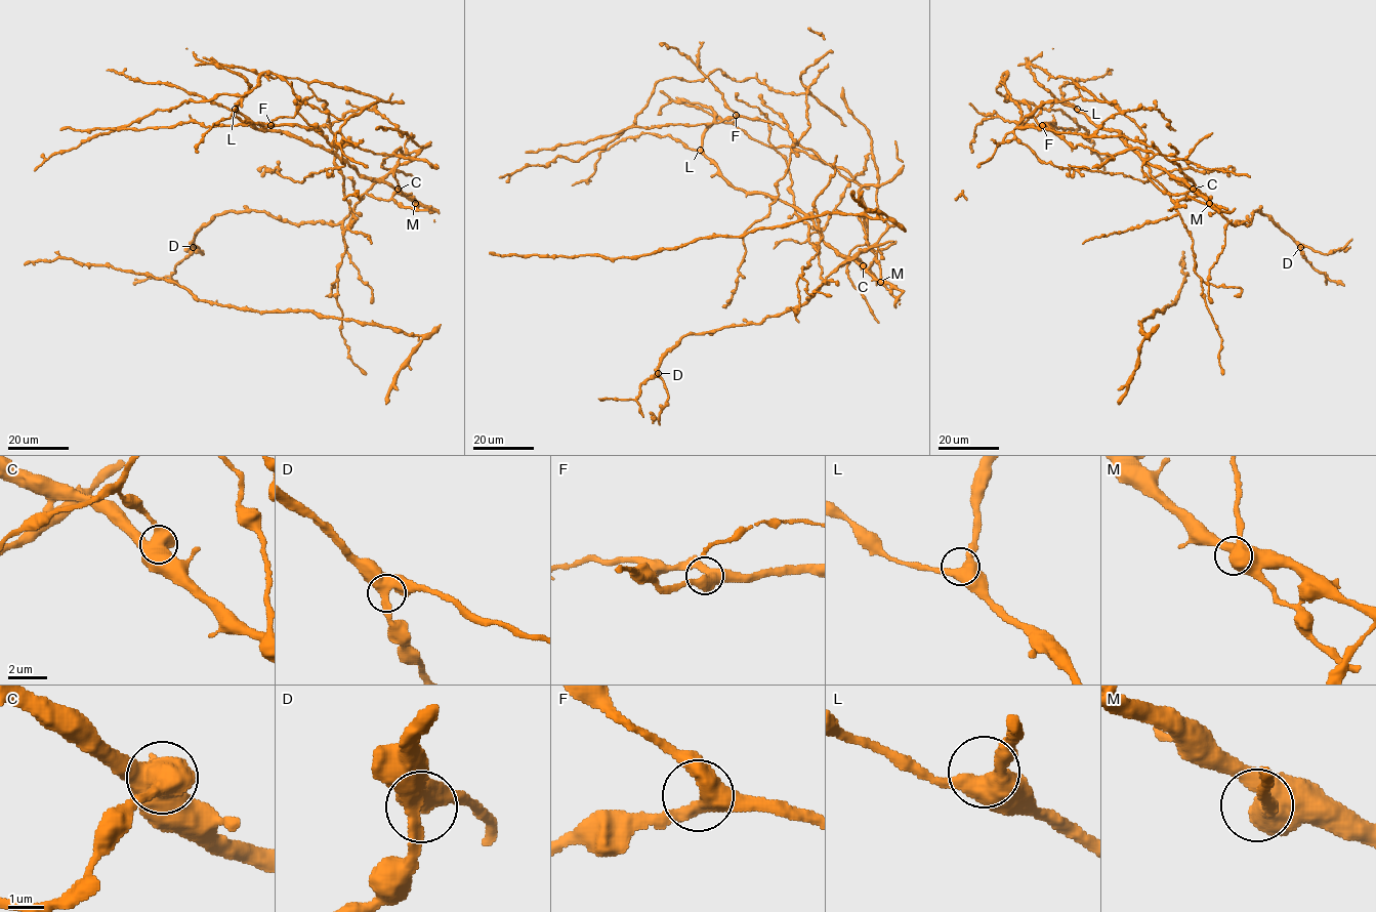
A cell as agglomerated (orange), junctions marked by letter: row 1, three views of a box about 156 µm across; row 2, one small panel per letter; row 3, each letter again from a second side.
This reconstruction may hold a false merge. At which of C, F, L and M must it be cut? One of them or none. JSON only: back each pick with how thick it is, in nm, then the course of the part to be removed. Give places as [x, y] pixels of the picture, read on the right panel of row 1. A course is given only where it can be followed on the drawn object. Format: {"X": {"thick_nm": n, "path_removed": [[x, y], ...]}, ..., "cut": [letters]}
{"cut": []}

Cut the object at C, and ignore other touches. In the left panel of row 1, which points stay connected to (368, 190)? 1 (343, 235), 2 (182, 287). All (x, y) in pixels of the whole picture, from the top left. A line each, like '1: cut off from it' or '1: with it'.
1: cut off from it
2: cut off from it

